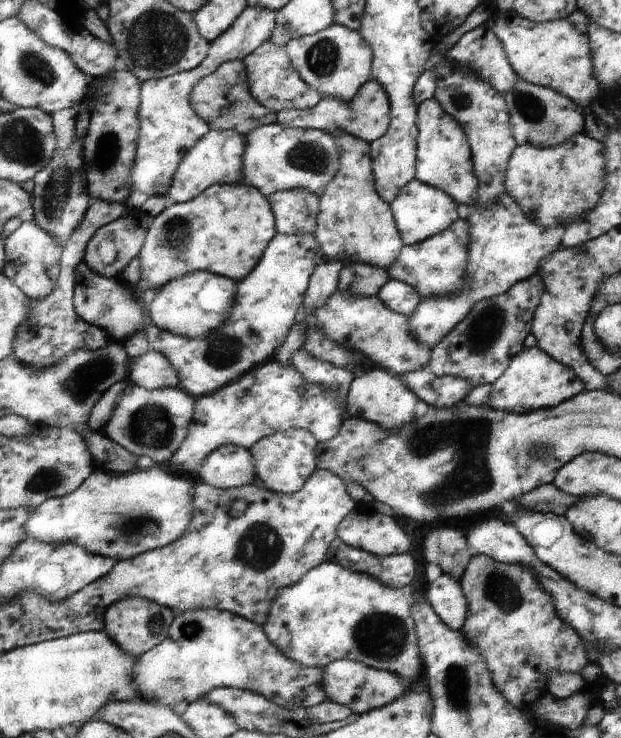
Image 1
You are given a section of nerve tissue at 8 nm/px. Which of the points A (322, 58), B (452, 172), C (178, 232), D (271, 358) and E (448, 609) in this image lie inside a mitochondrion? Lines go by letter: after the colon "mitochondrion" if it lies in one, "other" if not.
A: mitochondrion
B: mitochondrion
C: mitochondrion
D: other
E: other

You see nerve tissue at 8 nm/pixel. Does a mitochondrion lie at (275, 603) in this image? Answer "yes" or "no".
no

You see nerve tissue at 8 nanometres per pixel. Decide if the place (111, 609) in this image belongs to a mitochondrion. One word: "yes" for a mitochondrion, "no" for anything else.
no

